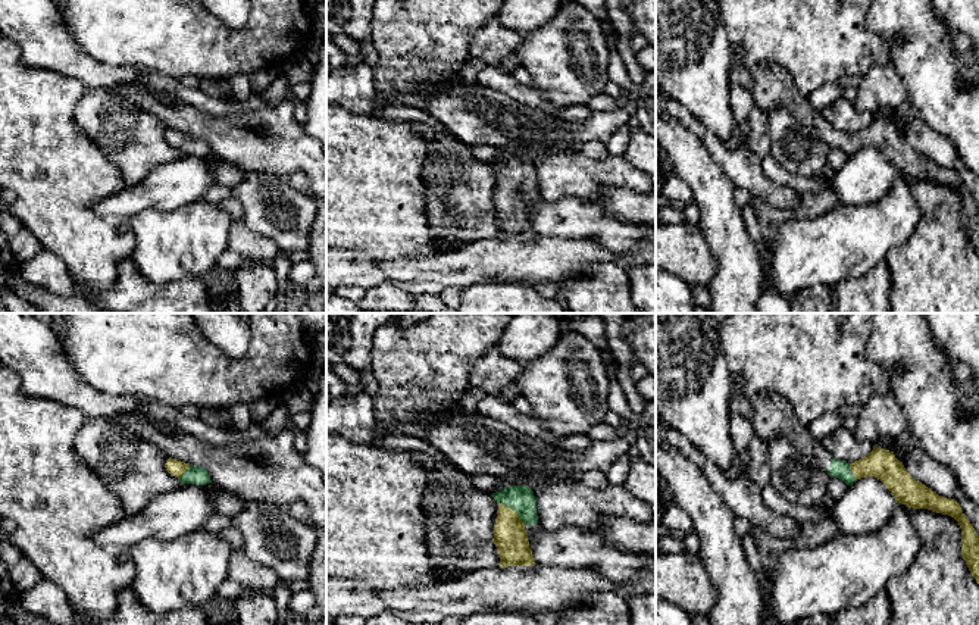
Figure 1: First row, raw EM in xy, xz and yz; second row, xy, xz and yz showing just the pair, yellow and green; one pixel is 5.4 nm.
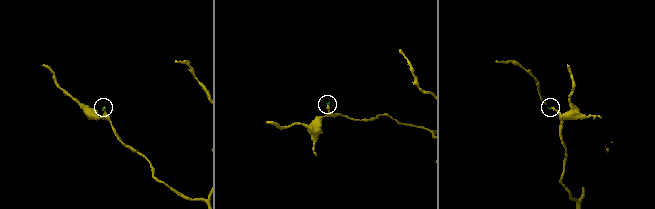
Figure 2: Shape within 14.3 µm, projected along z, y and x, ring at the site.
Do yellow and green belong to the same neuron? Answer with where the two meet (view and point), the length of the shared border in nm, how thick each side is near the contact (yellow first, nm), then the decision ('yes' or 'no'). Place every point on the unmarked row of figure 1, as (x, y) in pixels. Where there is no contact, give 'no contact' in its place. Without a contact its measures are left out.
contact xz (512, 180); length 200 nm; calibres 190 and 140 nm; yes

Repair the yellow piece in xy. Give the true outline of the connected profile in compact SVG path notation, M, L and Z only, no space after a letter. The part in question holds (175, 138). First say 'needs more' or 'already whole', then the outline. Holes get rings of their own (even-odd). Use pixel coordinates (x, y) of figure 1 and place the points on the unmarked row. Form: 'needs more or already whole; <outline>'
needs more; M169 128L165 138L172 147L178 149L181 154L206 156L212 153L207 141L201 137L190 137L185 132Z

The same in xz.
needs more; M501 149L501 153L504 159L492 163L498 174L492 213L500 238L532 237L535 232L525 197L538 194L537 169L528 156L516 156L509 149Z

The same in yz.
needs more; M759 65L750 87L756 107L767 112L781 104L811 137L829 147L851 156L857 150L875 147L891 162L897 174L913 179L928 179L954 188L961 199L961 226L972 247L979 254L979 206L963 184L955 169L938 166L925 154L916 151L894 122L873 116L873 121L851 134L835 129L816 110L806 96L800 94L789 74L776 65Z

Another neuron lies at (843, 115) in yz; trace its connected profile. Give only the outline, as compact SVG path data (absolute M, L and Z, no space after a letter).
M839 97L820 113L835 129L847 134L856 132L873 121L872 115L860 113L845 97Z

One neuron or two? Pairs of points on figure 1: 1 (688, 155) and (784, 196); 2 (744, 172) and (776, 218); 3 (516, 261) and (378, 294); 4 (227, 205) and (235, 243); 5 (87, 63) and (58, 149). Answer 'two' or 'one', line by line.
1: two
2: two
3: two
4: one
5: two

